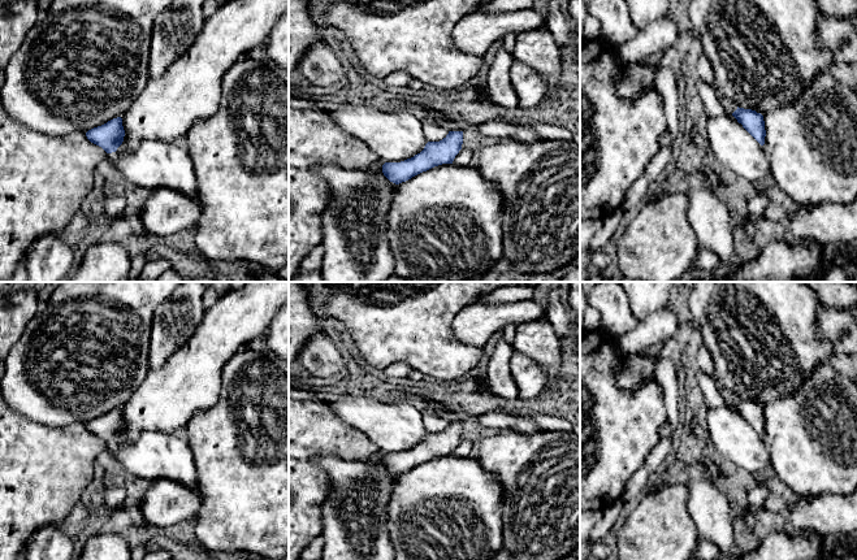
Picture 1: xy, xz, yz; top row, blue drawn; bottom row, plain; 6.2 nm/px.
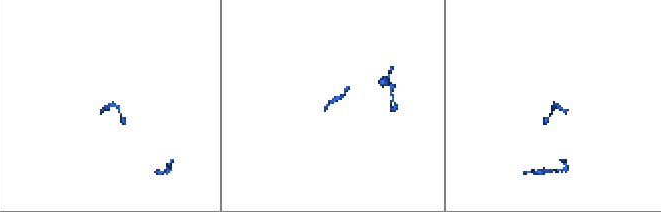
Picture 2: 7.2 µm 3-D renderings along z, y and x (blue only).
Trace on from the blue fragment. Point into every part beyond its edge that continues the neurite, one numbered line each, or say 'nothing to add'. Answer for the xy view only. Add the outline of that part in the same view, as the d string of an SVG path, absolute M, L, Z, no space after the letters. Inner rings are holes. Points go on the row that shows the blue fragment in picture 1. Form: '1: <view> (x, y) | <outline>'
nothing to add

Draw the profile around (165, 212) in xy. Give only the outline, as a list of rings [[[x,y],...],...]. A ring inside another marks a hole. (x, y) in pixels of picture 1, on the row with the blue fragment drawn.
[[[157,188],[139,210],[144,235],[160,239],[195,229],[202,214],[198,191],[192,196],[170,188]]]

